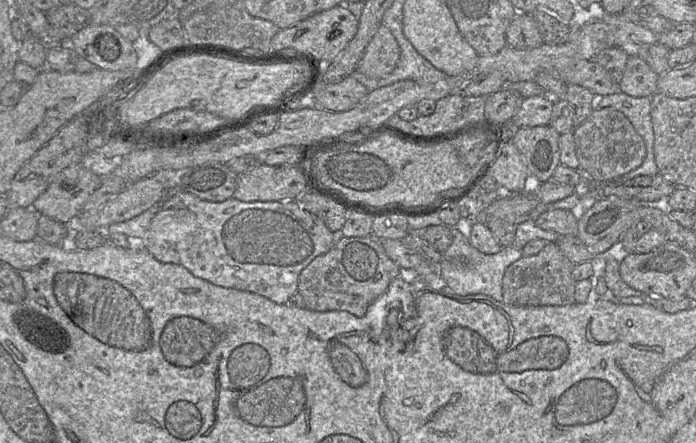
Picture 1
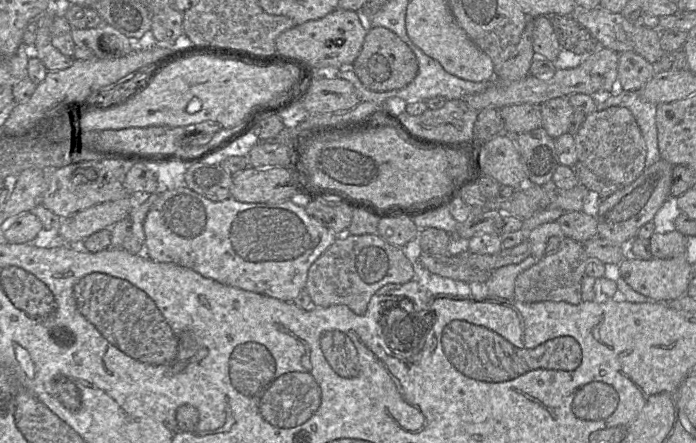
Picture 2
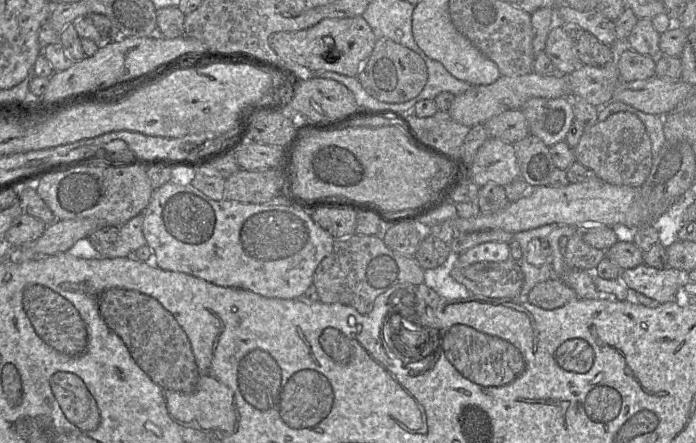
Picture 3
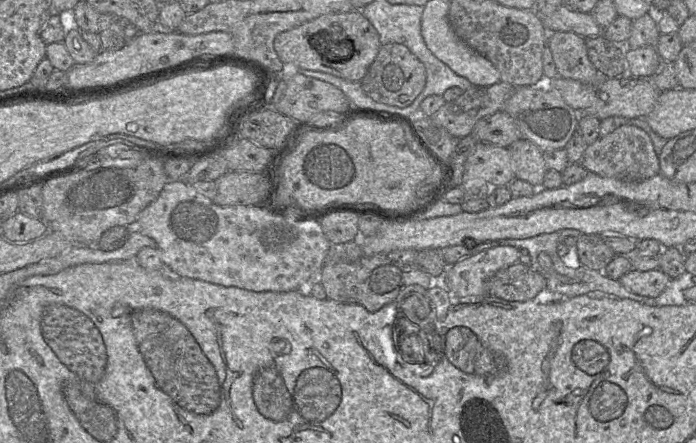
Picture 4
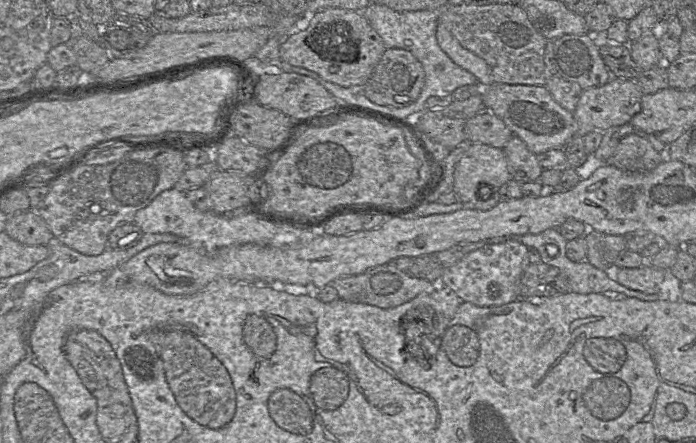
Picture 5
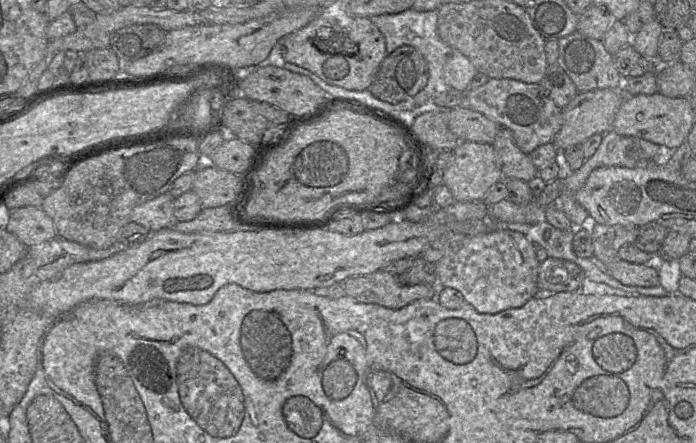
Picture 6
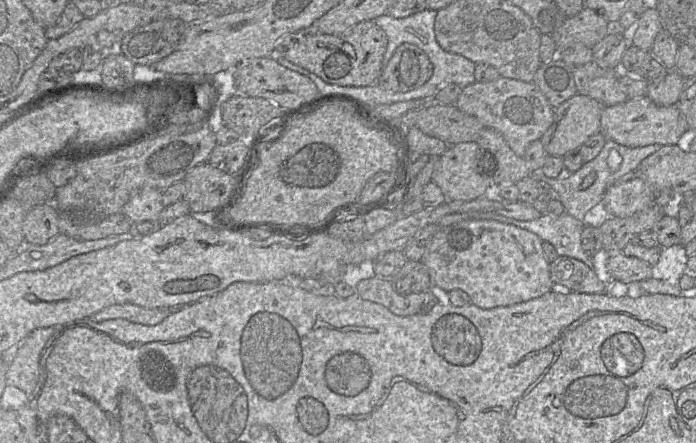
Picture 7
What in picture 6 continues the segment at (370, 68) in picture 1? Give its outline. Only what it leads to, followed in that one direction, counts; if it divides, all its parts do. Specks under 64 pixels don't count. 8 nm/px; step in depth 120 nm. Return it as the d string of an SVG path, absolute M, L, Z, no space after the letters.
M403 45L386 55L368 90L383 102L397 104L418 94L428 78L424 57L414 47Z

